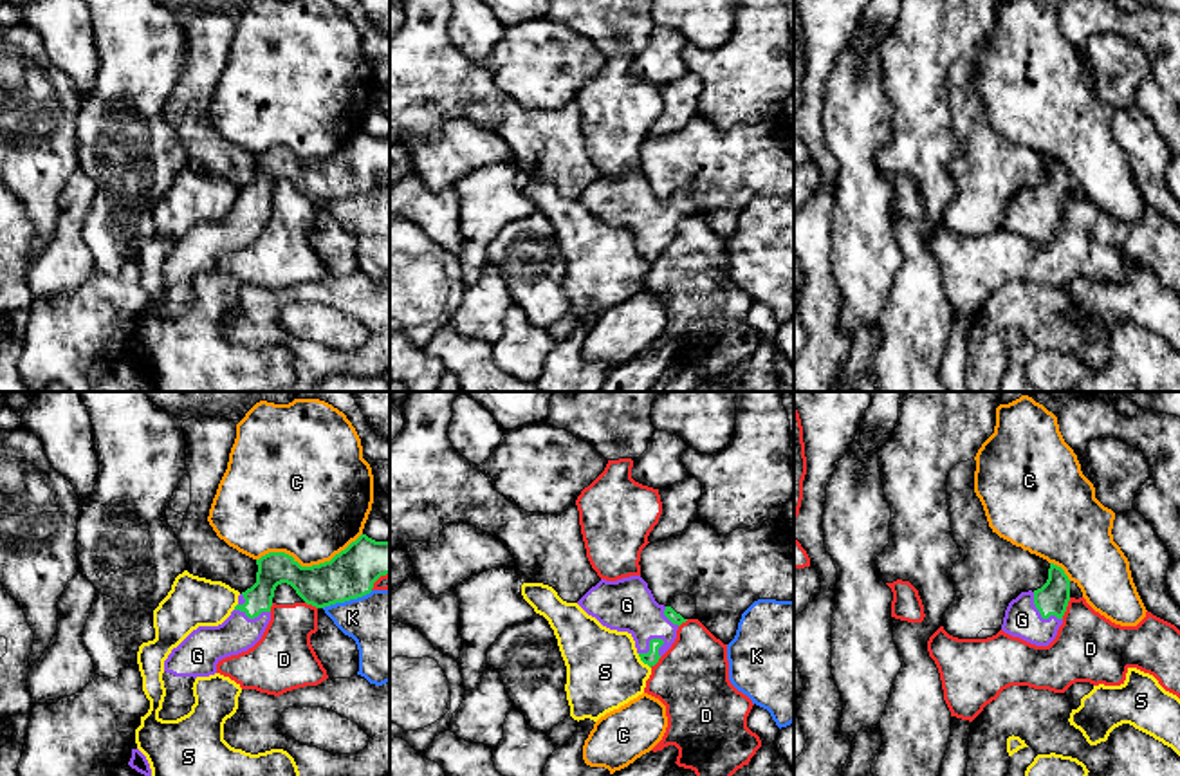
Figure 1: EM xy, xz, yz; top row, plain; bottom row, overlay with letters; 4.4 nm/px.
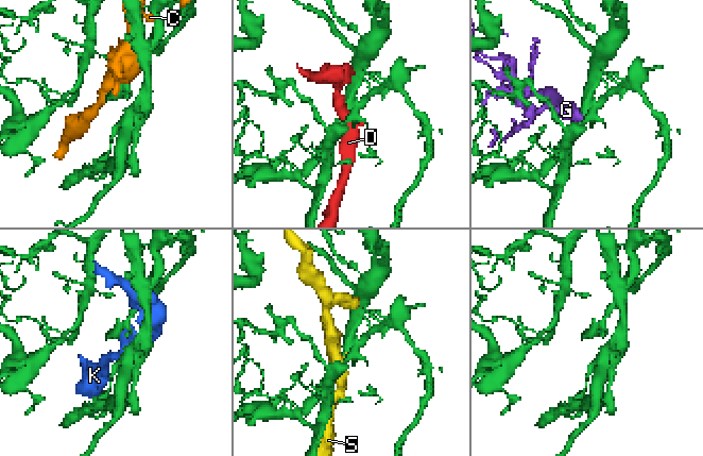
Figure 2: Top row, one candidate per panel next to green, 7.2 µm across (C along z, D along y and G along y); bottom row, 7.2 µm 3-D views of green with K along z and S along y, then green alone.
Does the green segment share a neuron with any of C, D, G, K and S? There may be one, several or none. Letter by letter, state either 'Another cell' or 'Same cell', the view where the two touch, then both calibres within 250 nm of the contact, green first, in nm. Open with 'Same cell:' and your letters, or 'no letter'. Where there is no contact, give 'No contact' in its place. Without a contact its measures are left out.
Same cell: G
C: Another cell. Touches green in xy. Thickness 220 nm (green) against 440 nm
D: Another cell. Touches green in yz. Thickness 150 nm (green) against 300 nm
G: Same cell. Touches green in xz. Thickness 70 nm (green) against 240 nm
K: Another cell. Touches green in xy. Thickness 220 nm (green) against 320 nm
S: Another cell. Touches green in xz. Thickness 70 nm (green) against 340 nm

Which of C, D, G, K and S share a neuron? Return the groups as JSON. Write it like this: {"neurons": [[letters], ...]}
{"neurons": [["C"], ["D"], ["G"], ["K"], ["S"]]}

